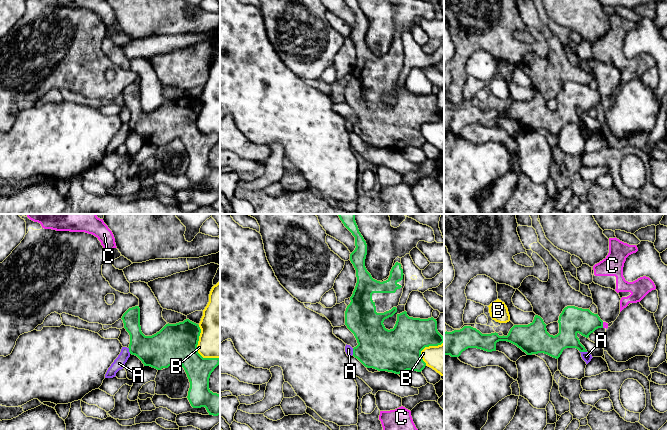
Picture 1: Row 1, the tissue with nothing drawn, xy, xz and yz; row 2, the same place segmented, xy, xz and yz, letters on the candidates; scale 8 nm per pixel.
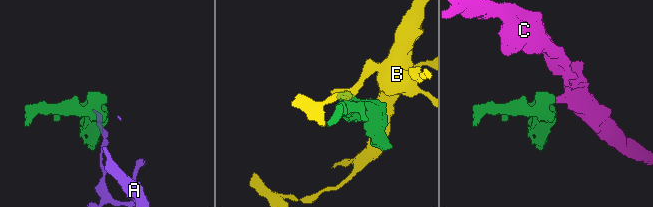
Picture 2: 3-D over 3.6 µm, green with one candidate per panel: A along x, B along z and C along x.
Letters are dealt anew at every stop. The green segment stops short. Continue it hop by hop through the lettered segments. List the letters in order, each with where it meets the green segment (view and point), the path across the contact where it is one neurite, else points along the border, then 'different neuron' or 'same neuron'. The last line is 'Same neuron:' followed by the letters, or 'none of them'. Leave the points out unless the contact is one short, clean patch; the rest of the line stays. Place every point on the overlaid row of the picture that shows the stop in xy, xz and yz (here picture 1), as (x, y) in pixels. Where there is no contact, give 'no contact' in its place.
A: yz (583, 351) | along yz (579, 350), (586, 352) | different neuron
B: xy (196, 349) | different neuron
C: yz (602, 325) | across yz (572, 320), (596, 322), (602, 325), (605, 325) | same neuron
Same neuron: C

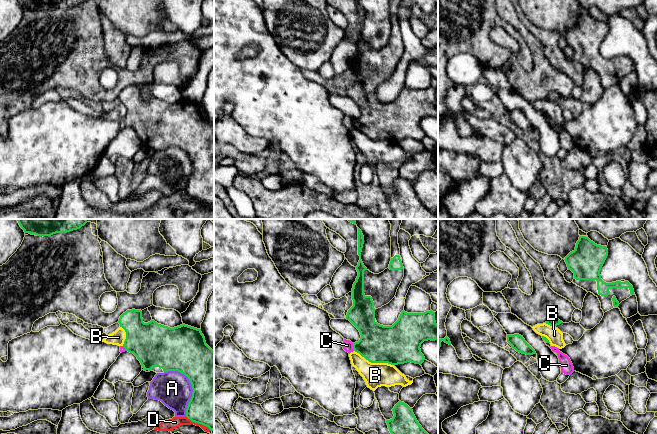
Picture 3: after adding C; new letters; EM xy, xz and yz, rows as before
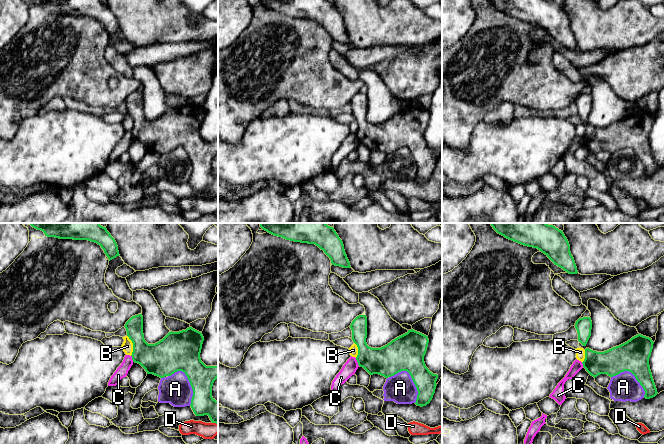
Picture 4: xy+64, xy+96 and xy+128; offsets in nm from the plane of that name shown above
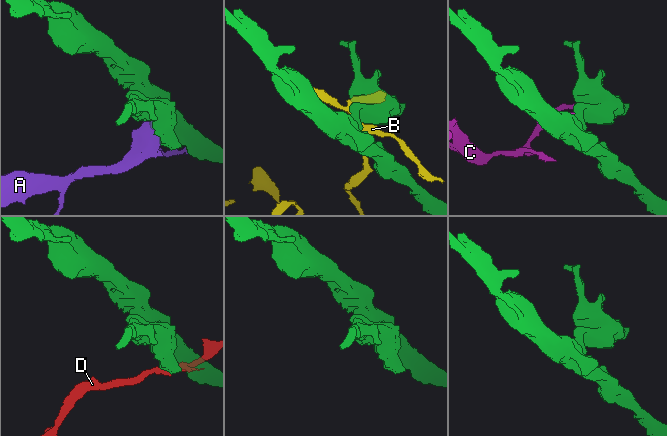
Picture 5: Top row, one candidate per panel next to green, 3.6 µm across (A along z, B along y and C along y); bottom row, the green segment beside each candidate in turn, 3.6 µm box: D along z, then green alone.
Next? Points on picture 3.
A: xy (191, 384) | different neuron
B: xz (374, 362) | different neuron
C: xz (353, 347) | along xz (352, 343), (354, 350) | different neuron
D: xy (198, 423) | along xy (185, 416), (192, 421), (207, 426), (211, 430) | different neuron
Same neuron: none of them

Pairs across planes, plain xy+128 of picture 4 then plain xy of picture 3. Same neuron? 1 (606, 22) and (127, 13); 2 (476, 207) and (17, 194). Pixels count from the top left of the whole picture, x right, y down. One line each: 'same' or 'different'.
1: same
2: different

